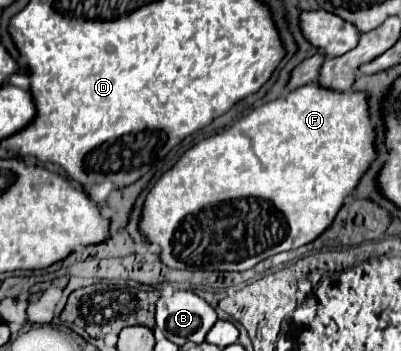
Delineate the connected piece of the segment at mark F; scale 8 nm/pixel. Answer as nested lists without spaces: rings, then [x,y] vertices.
[[[307,84],[301,86],[297,90],[291,90],[289,94],[267,102],[259,108],[255,108],[253,112],[249,112],[247,116],[239,118],[231,128],[223,130],[221,134],[209,136],[205,140],[201,140],[199,144],[195,144],[193,148],[189,148],[179,162],[167,170],[151,188],[151,192],[147,194],[145,206],[143,206],[143,218],[139,228],[143,230],[143,234],[147,236],[149,242],[155,242],[161,246],[161,260],[163,264],[167,264],[169,268],[179,268],[179,270],[221,270],[221,272],[243,272],[253,268],[257,262],[285,252],[285,250],[293,250],[299,246],[305,246],[309,242],[313,242],[315,238],[319,238],[335,220],[335,216],[339,214],[339,210],[345,204],[345,198],[351,196],[357,186],[359,180],[363,178],[363,174],[371,168],[371,164],[377,160],[379,152],[375,148],[375,140],[377,140],[377,132],[375,126],[371,124],[371,114],[369,114],[369,92],[365,90],[351,90],[351,92],[337,92],[337,90],[329,90],[321,84]]]

